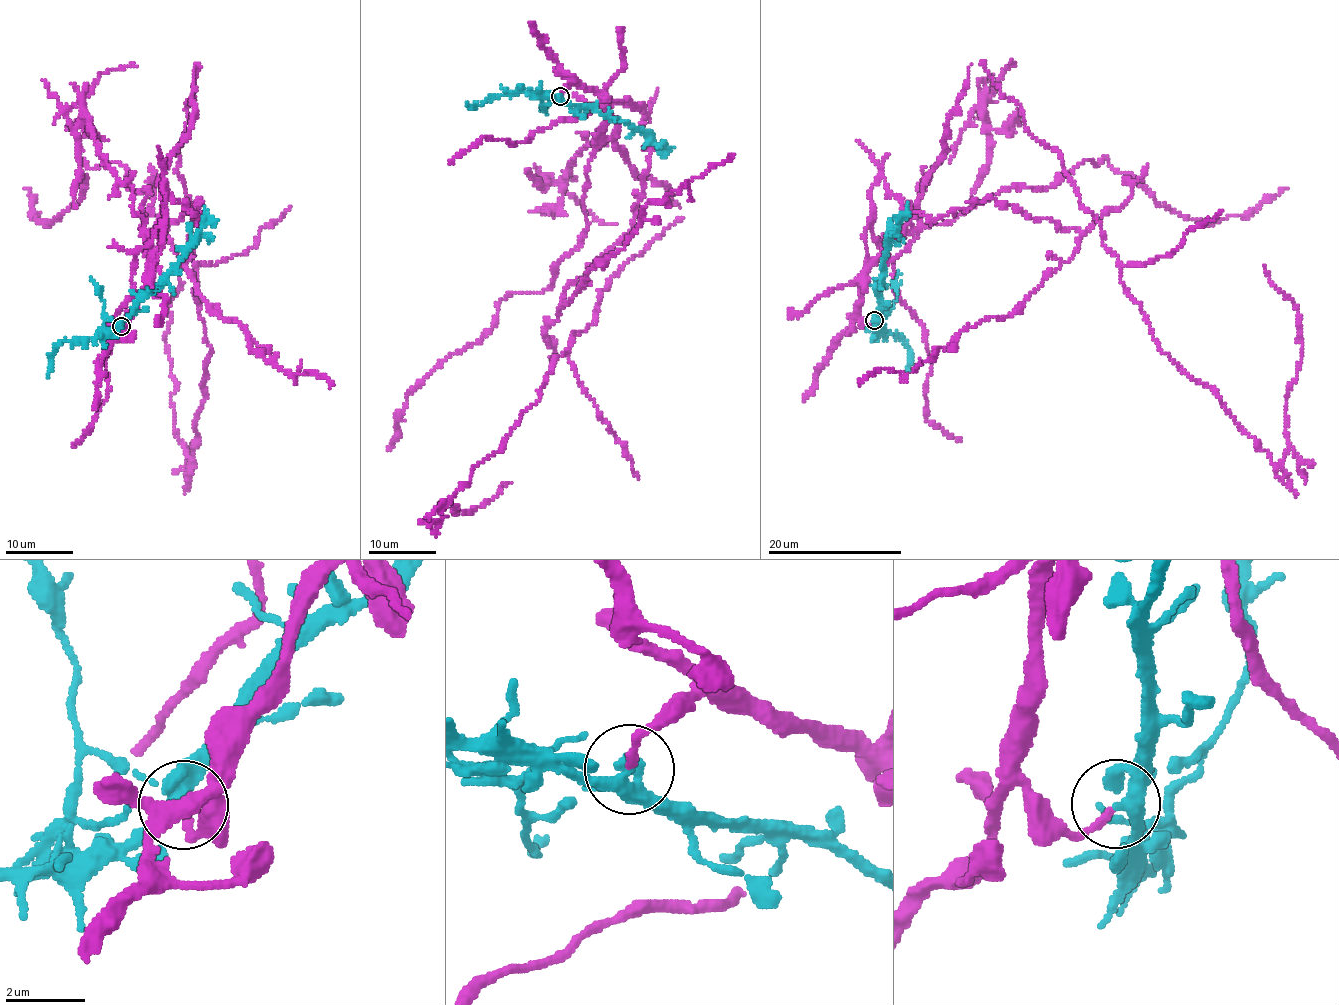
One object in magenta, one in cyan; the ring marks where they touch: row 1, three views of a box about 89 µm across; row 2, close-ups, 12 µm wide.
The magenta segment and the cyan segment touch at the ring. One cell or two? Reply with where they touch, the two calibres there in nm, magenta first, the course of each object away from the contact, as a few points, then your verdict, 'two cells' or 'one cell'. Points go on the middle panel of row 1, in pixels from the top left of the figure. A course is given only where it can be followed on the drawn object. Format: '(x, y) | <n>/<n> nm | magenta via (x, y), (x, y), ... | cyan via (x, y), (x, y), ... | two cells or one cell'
(560, 96) | 180/280 nm | magenta via (560, 96), (604, 98), (679, 219), (439, 505), (470, 513), (510, 482) | cyan via (560, 96), (570, 104), (589, 105), (602, 115), (636, 128), (651, 138), (663, 154) | two cells

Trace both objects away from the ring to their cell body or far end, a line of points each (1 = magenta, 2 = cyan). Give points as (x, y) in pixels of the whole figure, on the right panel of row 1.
1: (873, 320), (861, 282), (982, 63), (1061, 159), (1152, 337), (1276, 466), (1301, 340), (1263, 266)
2: (873, 320), (879, 305), (876, 291), (882, 281), (887, 244), (908, 203)

